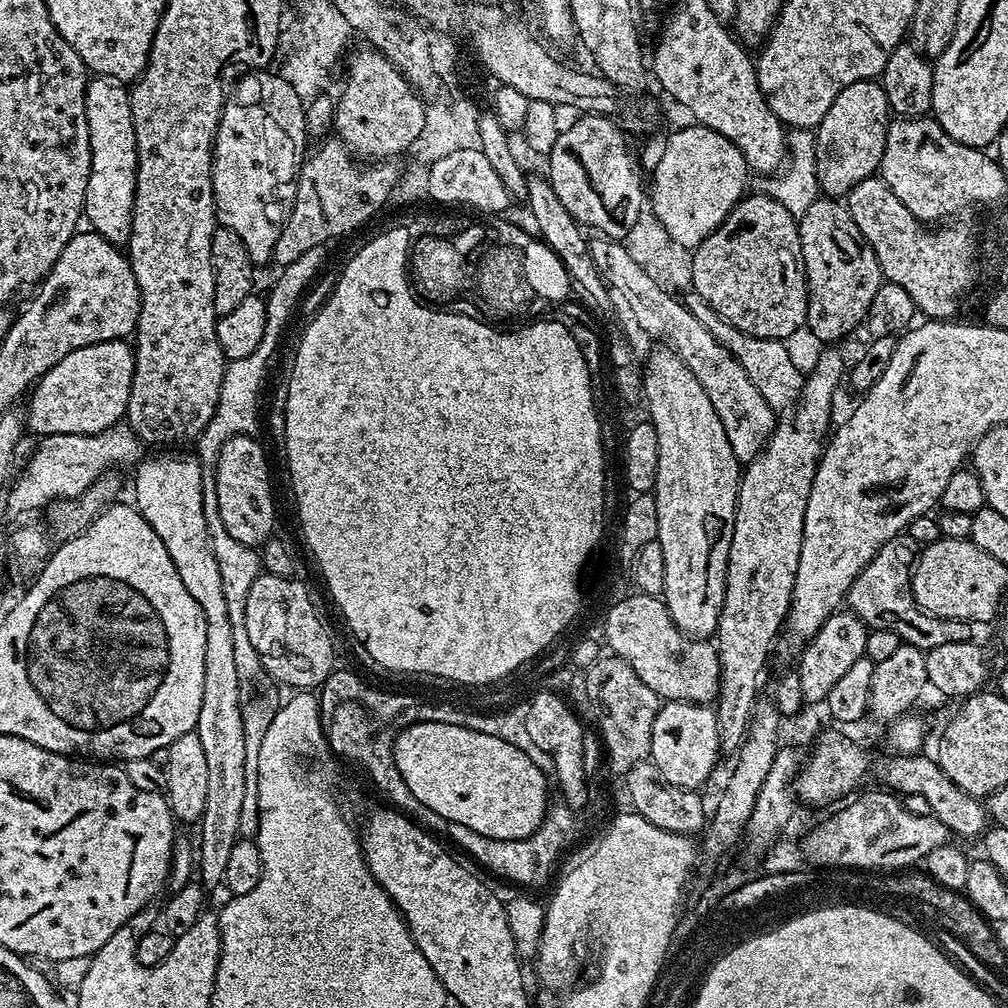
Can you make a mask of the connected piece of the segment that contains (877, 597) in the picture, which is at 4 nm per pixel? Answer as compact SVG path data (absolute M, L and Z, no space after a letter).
M901 534L890 538L874 554L874 558L854 578L846 597L846 604L869 629L889 628L905 644L927 650L948 642L964 642L973 639L973 625L966 620L947 620L923 612L912 599L912 570L918 556L914 538Z

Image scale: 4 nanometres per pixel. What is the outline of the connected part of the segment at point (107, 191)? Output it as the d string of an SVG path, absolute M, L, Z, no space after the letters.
M107 78L89 79L84 91L86 122L90 130L90 178L86 182L83 219L87 227L106 242L127 245L132 229L132 207L136 197L136 139L132 121L132 98L123 83Z

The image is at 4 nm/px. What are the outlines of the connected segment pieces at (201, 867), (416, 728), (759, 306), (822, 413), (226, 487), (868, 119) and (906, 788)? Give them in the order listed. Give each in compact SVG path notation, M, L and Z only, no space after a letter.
M164 450L147 458L143 457L135 467L134 506L139 510L151 528L162 539L174 562L182 584L190 596L203 610L205 644L205 673L203 674L202 705L198 712L198 722L194 731L201 739L205 751L206 767L208 767L208 789L203 818L198 822L200 840L196 845L196 872L201 885L208 890L223 883L227 859L239 839L238 823L245 794L244 772L244 726L241 716L240 696L242 681L235 669L234 638L231 633L229 611L226 605L225 591L222 589L221 571L218 570L217 559L214 558L212 543L209 541L208 523L205 520L204 497L202 484L203 463L197 455L182 454L180 450Z
M446 722L409 723L407 727L397 734L396 741L394 739L391 741L390 747L394 762L406 782L410 794L414 794L414 798L418 798L418 802L422 802L422 806L430 806L430 810L434 810L434 814L438 814L458 826L466 826L470 830L474 830L474 834L482 834L486 838L494 838L495 840L521 840L530 834L534 834L544 825L545 819L550 812L548 780L544 777L547 775L545 769L539 768L525 752L518 750L518 746L514 746L502 738L494 738L494 734L482 734L478 730L470 730L466 726L450 726Z
M759 194L745 195L691 255L691 291L697 292L718 315L738 330L754 338L787 341L788 336L805 327L808 319L808 279L804 277L800 225L797 217L792 216L782 202L774 202L774 198Z
M836 352L822 353L812 373L805 375L798 403L777 423L768 445L747 461L740 477L722 614L714 633L716 651L720 654L720 694L714 711L720 731L720 751L724 754L739 753L744 743L757 707L756 691L760 688L764 663L788 619L798 558L802 554L806 502L830 432L832 399L845 376L843 358Z
M252 436L230 438L220 447L214 471L214 495L218 498L218 514L226 530L246 546L263 545L273 535L272 523L276 520L276 504L272 501L272 484L268 481L268 460L264 457L263 446Z
M875 79L859 80L846 86L846 90L842 90L842 94L830 102L826 118L822 118L822 122L814 129L816 177L825 197L847 197L848 191L858 186L858 182L877 175L886 146L889 123L890 109L884 85Z
M887 754L876 760L876 776L885 789L899 794L901 797L910 794L922 794L926 798L931 815L939 819L949 828L953 835L983 837L990 824L987 807L977 797L966 790L954 786L950 778L941 770L939 763L925 754L899 755Z

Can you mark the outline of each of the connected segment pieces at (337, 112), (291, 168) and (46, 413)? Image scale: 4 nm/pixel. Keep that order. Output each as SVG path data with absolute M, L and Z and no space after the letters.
M364 46L348 60L348 77L334 104L334 132L353 156L384 162L411 149L425 125L425 107L412 83L381 52Z
M252 70L244 76L236 84L236 89L227 93L224 101L224 109L220 115L218 122L218 130L216 131L216 140L212 144L212 197L214 198L214 206L216 207L216 219L219 227L234 230L234 234L238 234L238 238L242 238L242 242L246 246L246 254L250 254L253 265L269 263L272 260L274 246L278 242L278 234L282 234L284 229L284 221L288 219L288 214L292 206L292 201L296 198L296 182L300 171L300 165L305 159L304 140L309 139L308 123L304 121L306 111L305 101L300 100L298 94L290 82L284 80L282 75L272 70Z
M127 339L107 340L90 346L82 346L82 350L74 350L66 354L54 367L41 376L31 389L28 400L28 416L26 412L26 428L33 432L33 437L53 436L54 434L78 434L93 436L108 428L115 428L125 419L130 402L132 379L136 369L136 354L133 345Z

